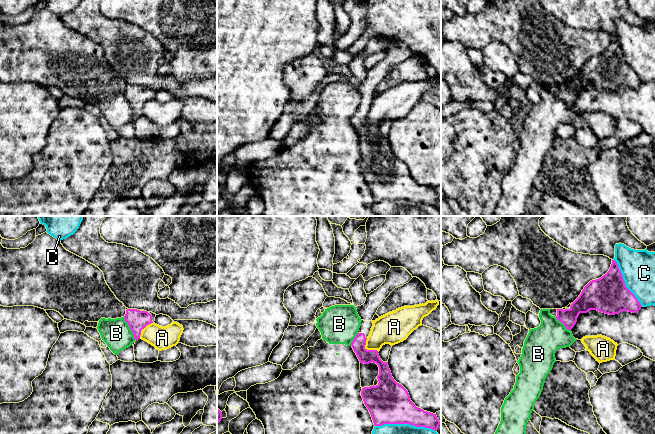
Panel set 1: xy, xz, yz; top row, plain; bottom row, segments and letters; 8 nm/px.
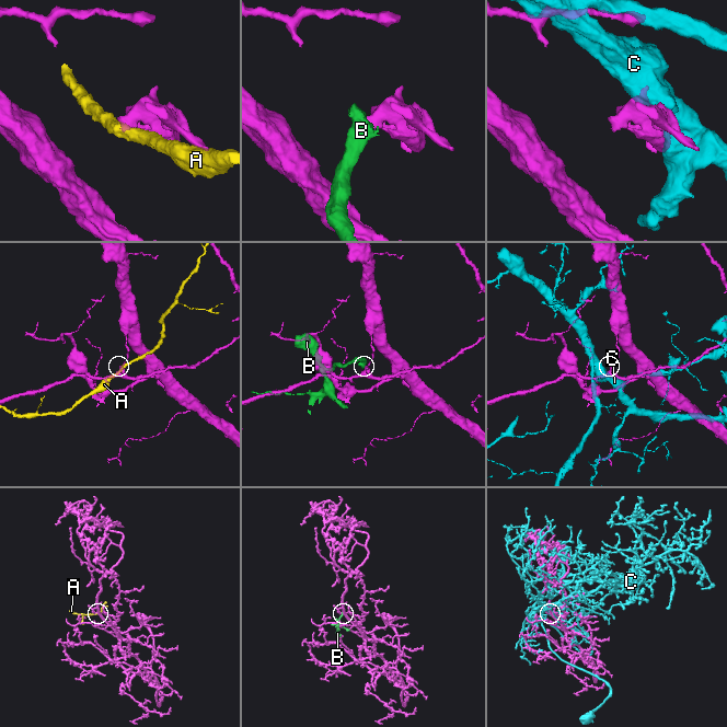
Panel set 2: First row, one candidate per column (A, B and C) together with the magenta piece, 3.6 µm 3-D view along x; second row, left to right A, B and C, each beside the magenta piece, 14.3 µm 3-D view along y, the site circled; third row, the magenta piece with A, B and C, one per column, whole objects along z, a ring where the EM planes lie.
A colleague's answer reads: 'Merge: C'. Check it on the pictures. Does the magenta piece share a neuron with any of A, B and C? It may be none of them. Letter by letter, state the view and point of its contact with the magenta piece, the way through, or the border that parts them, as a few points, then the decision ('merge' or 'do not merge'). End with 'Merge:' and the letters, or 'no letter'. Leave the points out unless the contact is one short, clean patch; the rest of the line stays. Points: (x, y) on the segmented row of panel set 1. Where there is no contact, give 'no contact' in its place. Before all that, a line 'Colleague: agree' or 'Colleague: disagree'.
Colleague: disagree
A: contact xz (366, 349); border xz (366, 338), (365, 347), (378, 351); do not merge
B: contact xy (130, 328); border xy (123, 317), (135, 339); do not merge
C: contact yz (624, 282); do not merge
Merge: no letter

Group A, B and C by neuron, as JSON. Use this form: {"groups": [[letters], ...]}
{"groups": [["A"], ["B"], ["C"]]}

